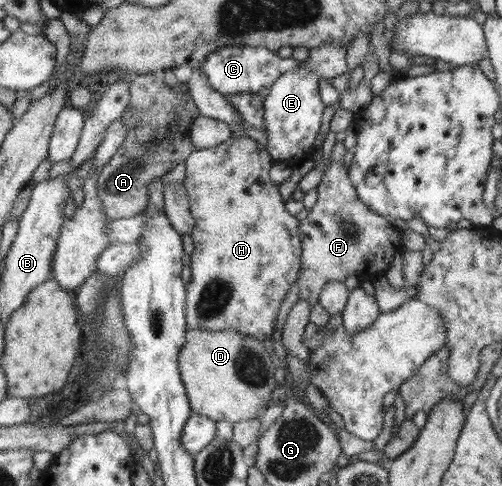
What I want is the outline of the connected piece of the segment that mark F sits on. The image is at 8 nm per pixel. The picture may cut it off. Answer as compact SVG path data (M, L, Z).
M344 141L334 144L332 155L327 162L328 167L321 177L316 191L319 195L317 206L323 212L335 212L334 216L315 216L315 205L309 210L307 218L298 223L300 231L299 238L302 244L302 261L298 274L297 286L299 287L298 296L306 300L309 306L315 306L319 303L322 286L327 282L339 281L344 282L349 275L357 274L361 279L373 280L379 275L385 274L389 268L393 257L399 253L403 254L405 248L401 242L401 230L397 225L389 223L385 217L373 212L356 193L353 183L350 181L348 169L343 166L343 156L346 150Z

